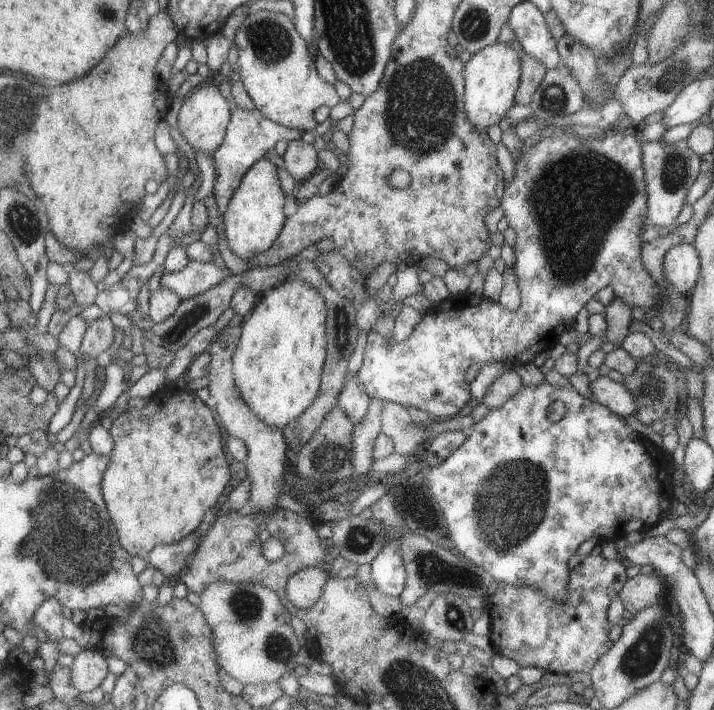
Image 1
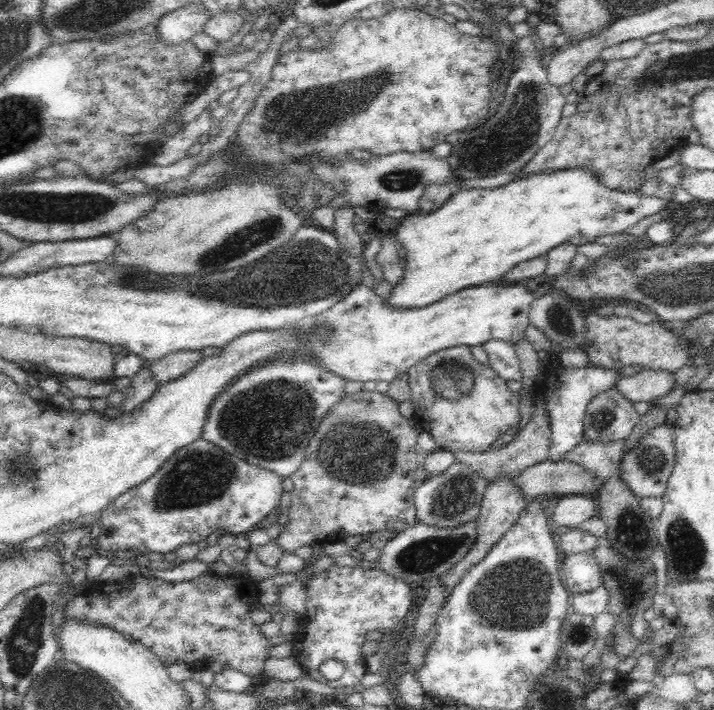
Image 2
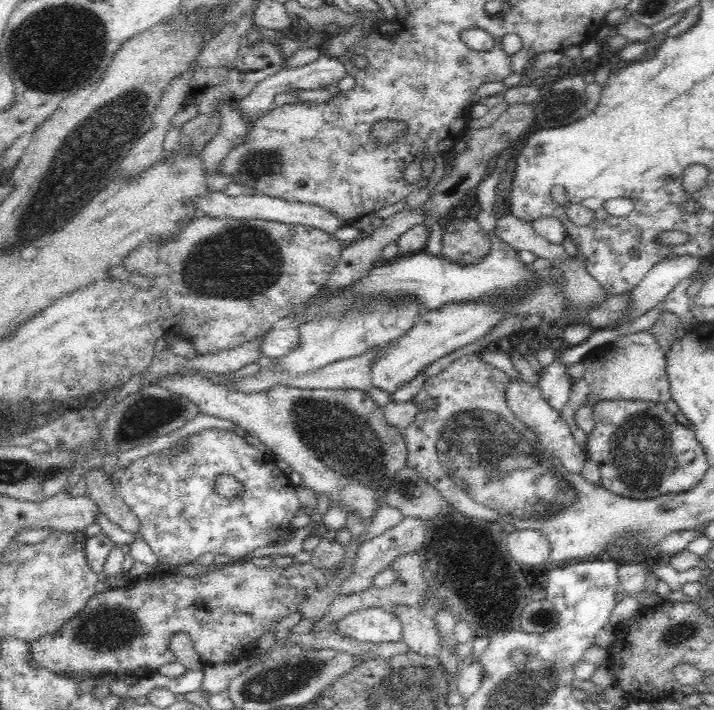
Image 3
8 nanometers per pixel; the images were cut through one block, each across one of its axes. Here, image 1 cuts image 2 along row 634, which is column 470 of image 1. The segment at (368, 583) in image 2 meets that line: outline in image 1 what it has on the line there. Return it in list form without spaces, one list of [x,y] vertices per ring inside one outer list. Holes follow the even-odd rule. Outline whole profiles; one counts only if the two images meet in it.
[[[615,130],[612,136],[592,135],[591,138],[577,139],[571,135],[560,135],[543,138],[537,141],[536,144],[529,148],[522,146],[522,155],[519,159],[513,162],[512,180],[507,183],[503,190],[503,195],[500,201],[503,217],[507,220],[508,226],[515,232],[515,244],[512,250],[514,251],[514,260],[512,272],[516,276],[516,284],[520,293],[521,302],[517,310],[507,312],[505,308],[501,308],[499,304],[484,302],[480,297],[470,297],[467,294],[461,293],[457,296],[449,295],[447,300],[443,300],[441,304],[430,306],[424,314],[421,321],[401,342],[393,340],[385,340],[383,336],[376,334],[374,331],[369,331],[366,336],[365,347],[363,350],[363,359],[361,367],[356,373],[359,384],[364,386],[364,392],[369,398],[379,398],[381,402],[389,402],[399,404],[399,406],[413,407],[423,410],[427,415],[435,420],[444,419],[446,416],[451,417],[457,414],[459,410],[471,399],[469,391],[469,383],[465,382],[466,370],[475,363],[505,363],[511,368],[521,366],[521,364],[529,364],[536,355],[541,353],[547,354],[556,344],[559,343],[560,335],[569,329],[572,329],[575,317],[581,308],[585,307],[587,301],[593,297],[602,287],[610,286],[613,289],[615,297],[619,298],[623,304],[627,304],[629,308],[637,308],[641,306],[648,314],[653,314],[656,308],[659,308],[660,287],[657,282],[647,274],[647,270],[643,268],[641,262],[641,246],[645,244],[640,240],[640,231],[644,223],[646,223],[645,214],[647,214],[647,190],[644,180],[644,171],[642,168],[641,148],[638,135],[634,131]]]

